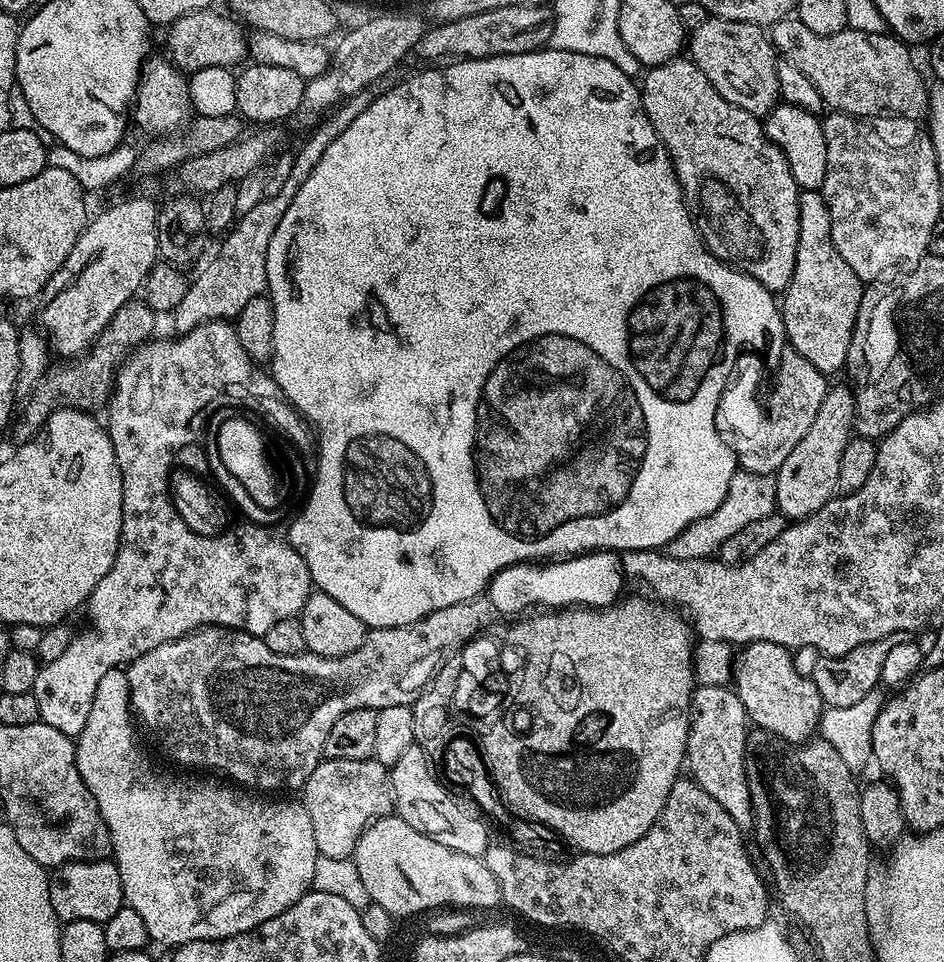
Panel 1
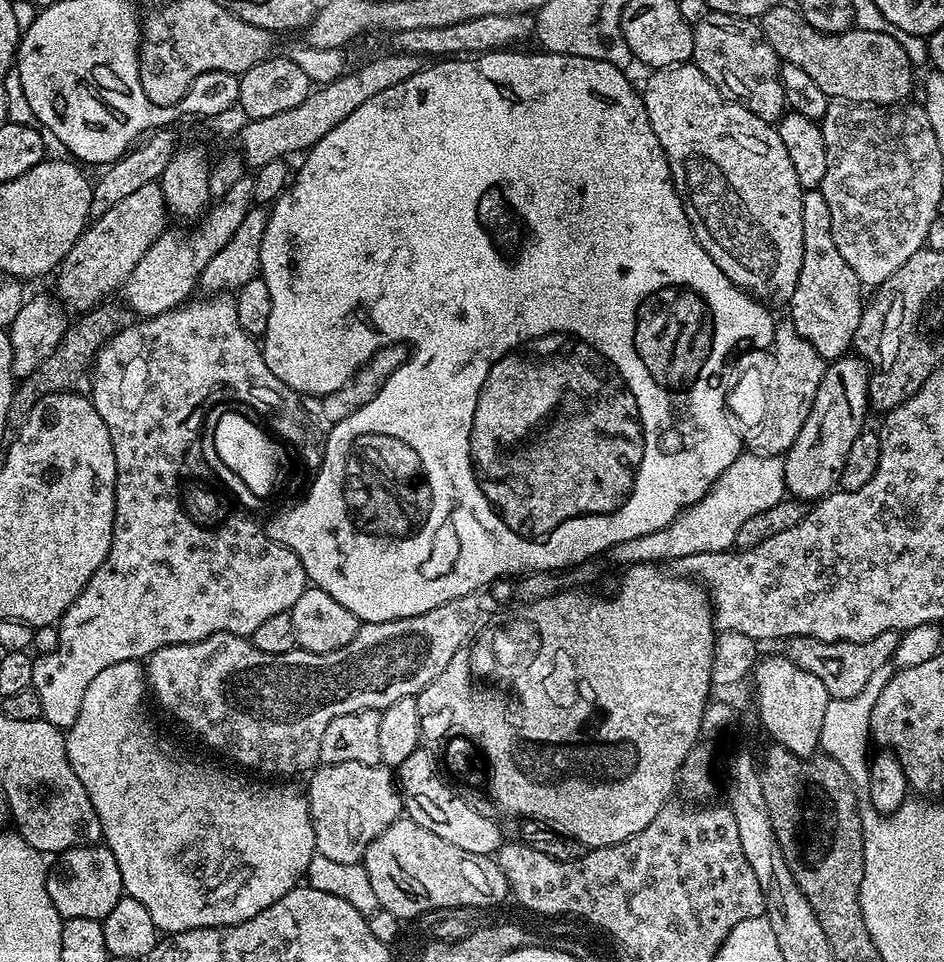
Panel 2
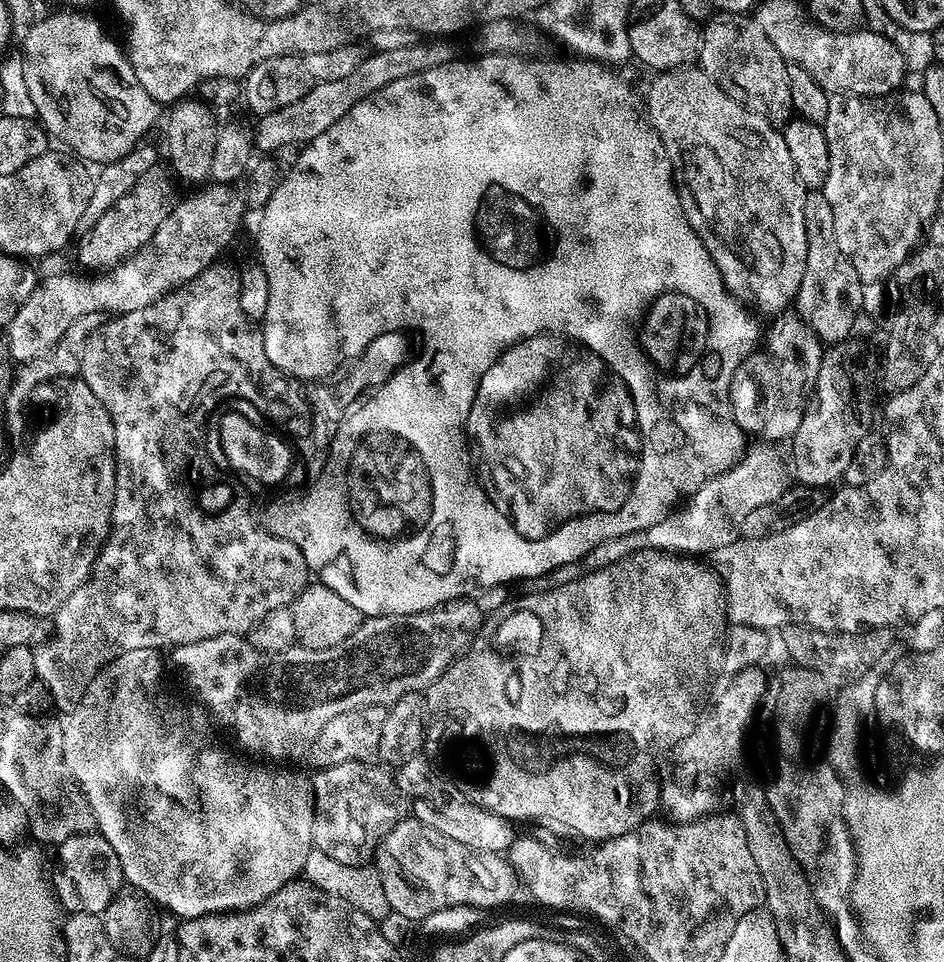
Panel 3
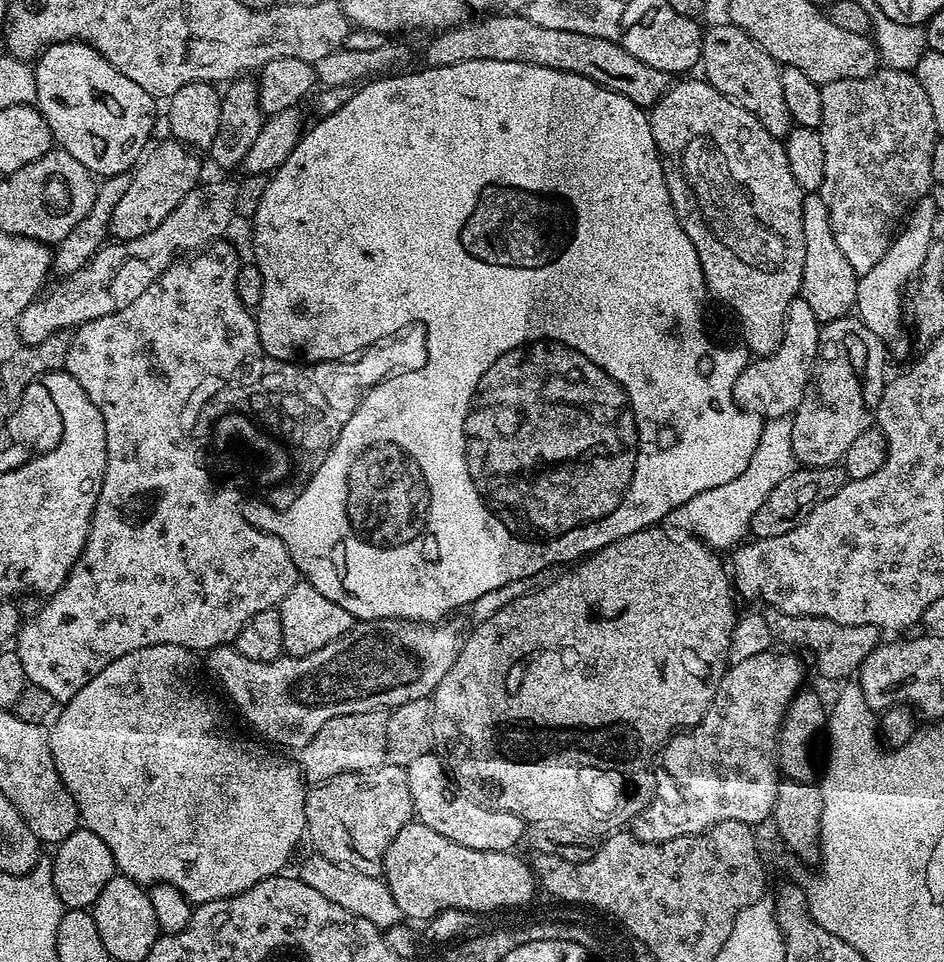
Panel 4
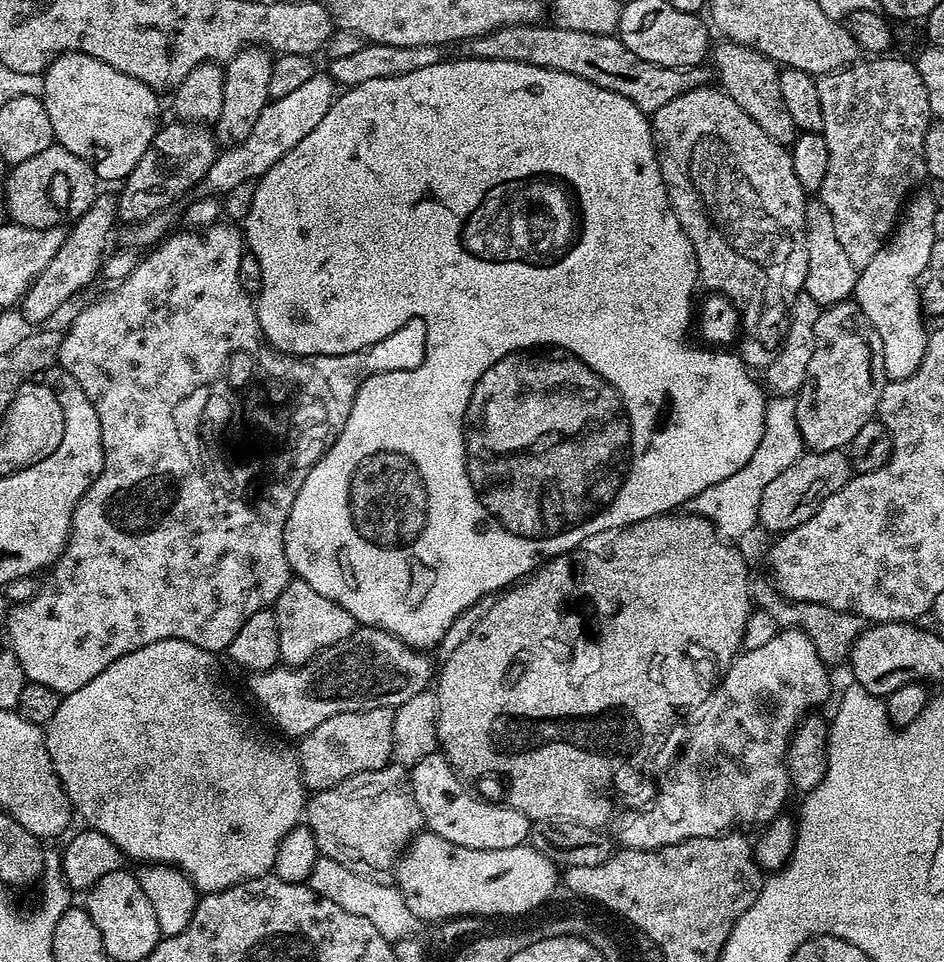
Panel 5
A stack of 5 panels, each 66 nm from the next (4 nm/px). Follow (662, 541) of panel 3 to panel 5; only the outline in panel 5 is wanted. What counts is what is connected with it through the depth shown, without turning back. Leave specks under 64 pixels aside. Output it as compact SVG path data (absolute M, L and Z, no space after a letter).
M773 395L764 405L764 429L762 442L758 442L758 450L750 457L750 462L738 470L738 474L730 474L730 478L722 478L714 486L706 486L702 494L698 494L690 502L693 513L709 520L716 527L716 533L729 542L740 542L740 539L758 524L758 506L762 502L762 490L774 482L786 466L794 466L794 462L805 451L804 439L798 430L796 421L796 401L792 396Z

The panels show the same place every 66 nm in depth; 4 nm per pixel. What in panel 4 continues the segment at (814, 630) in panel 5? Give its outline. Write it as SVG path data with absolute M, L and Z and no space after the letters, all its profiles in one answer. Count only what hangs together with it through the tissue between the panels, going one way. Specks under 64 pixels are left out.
M765 607L762 613L767 625L770 626L774 641L782 642L784 644L781 645L799 650L801 653L809 652L817 670L828 680L840 680L851 672L852 675L859 673L862 662L882 640L881 629L874 626L846 626L817 616L782 614L782 610L769 607Z

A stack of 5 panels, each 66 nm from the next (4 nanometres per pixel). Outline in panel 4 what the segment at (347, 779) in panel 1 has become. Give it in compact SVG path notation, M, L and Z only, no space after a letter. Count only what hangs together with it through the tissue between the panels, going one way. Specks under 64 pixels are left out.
M386 762L382 767L369 772L347 772L321 784L313 784L307 789L304 798L304 813L307 839L312 839L312 844L316 847L313 849L319 855L330 858L336 864L344 864L347 868L358 870L362 874L380 876L384 871L384 855L390 842L398 838L398 830L402 830L414 820L408 770Z

